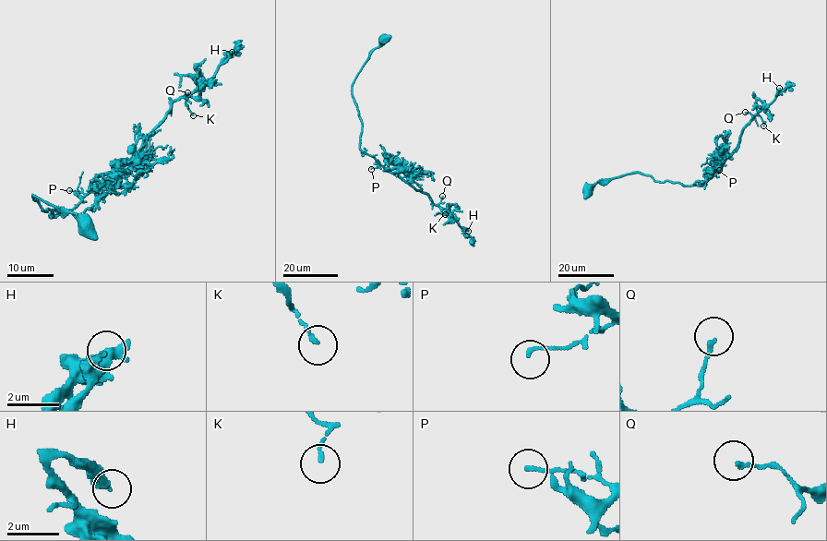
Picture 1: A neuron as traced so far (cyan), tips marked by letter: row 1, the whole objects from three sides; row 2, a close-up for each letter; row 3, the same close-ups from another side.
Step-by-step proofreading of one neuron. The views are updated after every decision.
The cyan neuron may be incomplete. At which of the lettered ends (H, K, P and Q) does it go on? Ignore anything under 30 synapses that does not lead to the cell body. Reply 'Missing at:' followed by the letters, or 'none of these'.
Missing at: H

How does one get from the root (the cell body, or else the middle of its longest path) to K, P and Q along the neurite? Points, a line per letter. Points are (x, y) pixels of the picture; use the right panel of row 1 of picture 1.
K: (589, 189), (633, 173), (655, 181), (701, 186), (737, 147), (742, 130), (756, 114), (763, 126)
P: (589, 189), (595, 183), (607, 183), (612, 178), (633, 173), (650, 175), (655, 181), (701, 186), (719, 170)
Q: (589, 189), (633, 173), (655, 181), (701, 186), (738, 145), (742, 130), (753, 117), (745, 112)

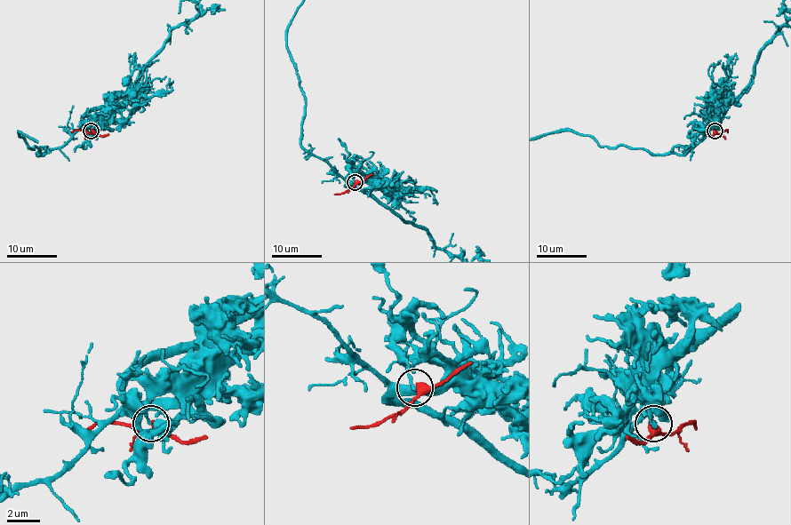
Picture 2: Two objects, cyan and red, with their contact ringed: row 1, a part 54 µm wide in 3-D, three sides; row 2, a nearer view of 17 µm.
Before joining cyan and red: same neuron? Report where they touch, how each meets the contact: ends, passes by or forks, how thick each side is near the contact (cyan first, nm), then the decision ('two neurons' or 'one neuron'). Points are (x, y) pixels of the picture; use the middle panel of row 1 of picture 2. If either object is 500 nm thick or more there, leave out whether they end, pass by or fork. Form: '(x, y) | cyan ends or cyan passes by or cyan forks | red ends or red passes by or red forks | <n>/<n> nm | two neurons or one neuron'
(355, 182) | cyan ends | red passes by | 170/380 nm | two neurons

